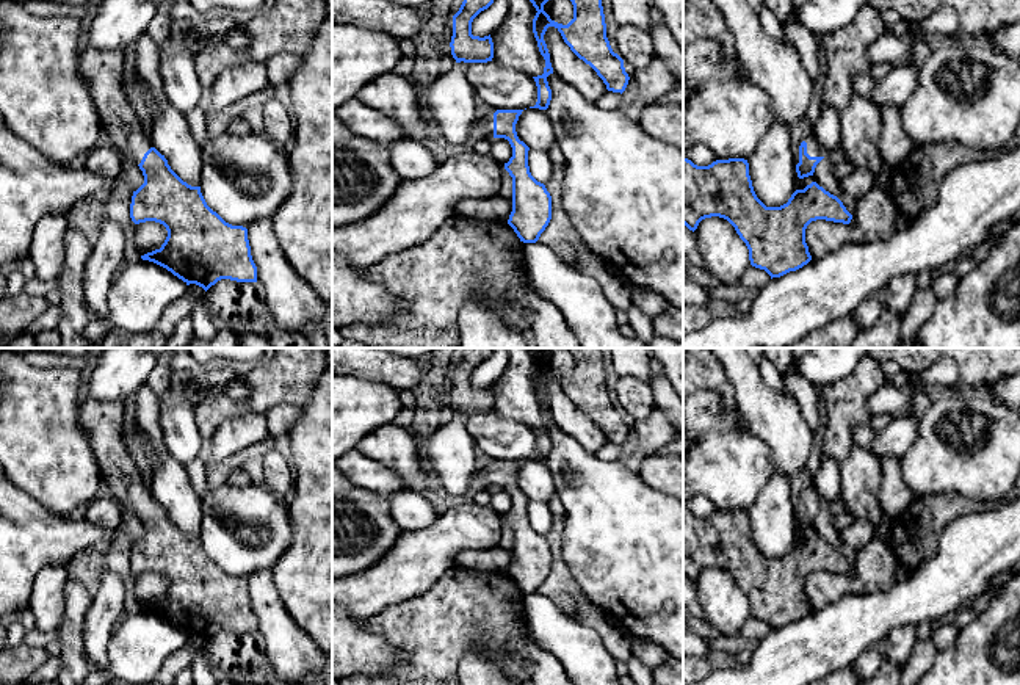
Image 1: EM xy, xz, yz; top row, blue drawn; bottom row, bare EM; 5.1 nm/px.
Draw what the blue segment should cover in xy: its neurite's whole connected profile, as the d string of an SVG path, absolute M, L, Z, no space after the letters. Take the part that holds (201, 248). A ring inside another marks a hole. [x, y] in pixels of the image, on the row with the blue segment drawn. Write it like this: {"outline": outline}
{"outline": "M83 45L78 69L110 144L143 171L144 183L132 196L132 221L155 221L168 230L161 248L141 259L205 292L221 279L257 282L248 229L226 223L207 205L201 187L183 182L152 146L122 88L124 49Z"}

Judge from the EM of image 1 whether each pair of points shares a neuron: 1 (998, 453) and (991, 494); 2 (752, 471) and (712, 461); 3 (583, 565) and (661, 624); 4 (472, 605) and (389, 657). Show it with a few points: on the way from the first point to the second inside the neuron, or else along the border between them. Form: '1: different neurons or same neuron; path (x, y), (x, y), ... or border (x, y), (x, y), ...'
1: same neuron; path (991, 463), (991, 485)
2: same neuron; path (743, 466), (721, 466)
3: same neuron; path (602, 565), (643, 605)
4: different neurons; border (368, 630), (383, 635), (406, 657), (406, 662)

